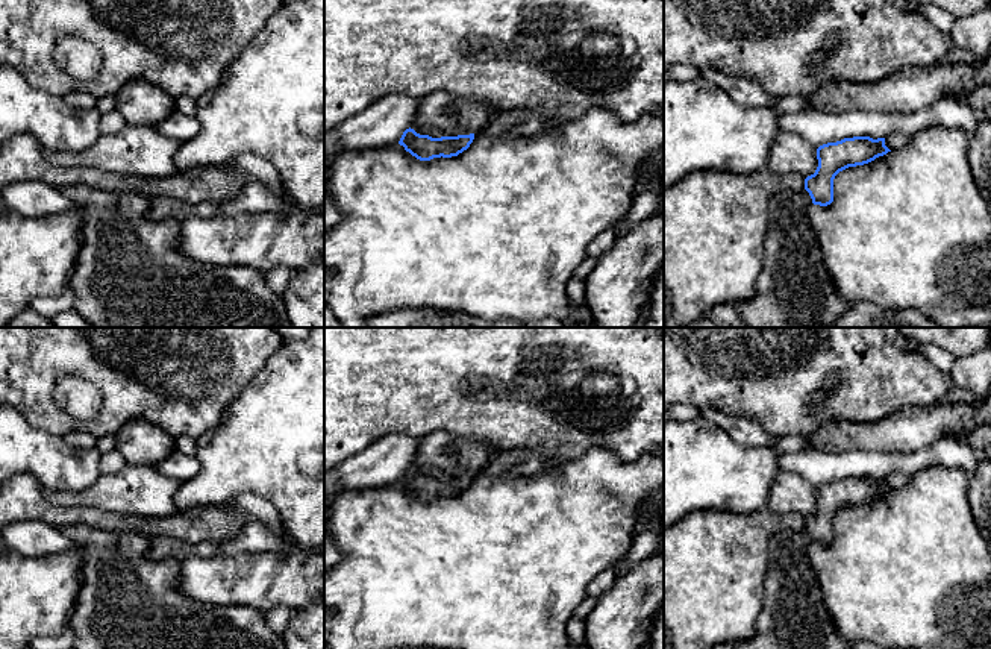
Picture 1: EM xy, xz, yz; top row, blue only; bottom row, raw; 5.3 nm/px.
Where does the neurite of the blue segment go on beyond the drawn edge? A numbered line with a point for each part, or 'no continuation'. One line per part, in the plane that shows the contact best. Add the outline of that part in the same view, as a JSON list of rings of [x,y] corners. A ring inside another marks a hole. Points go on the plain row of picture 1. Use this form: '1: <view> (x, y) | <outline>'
1: xz (449, 455) | [[[435,431],[418,440],[411,469],[432,469],[442,476],[470,475],[483,470],[494,455],[483,441]]]

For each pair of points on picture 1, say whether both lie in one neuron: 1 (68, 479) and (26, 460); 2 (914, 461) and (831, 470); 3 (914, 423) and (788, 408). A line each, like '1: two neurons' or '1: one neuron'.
1: one neuron
2: one neuron
3: two neurons

